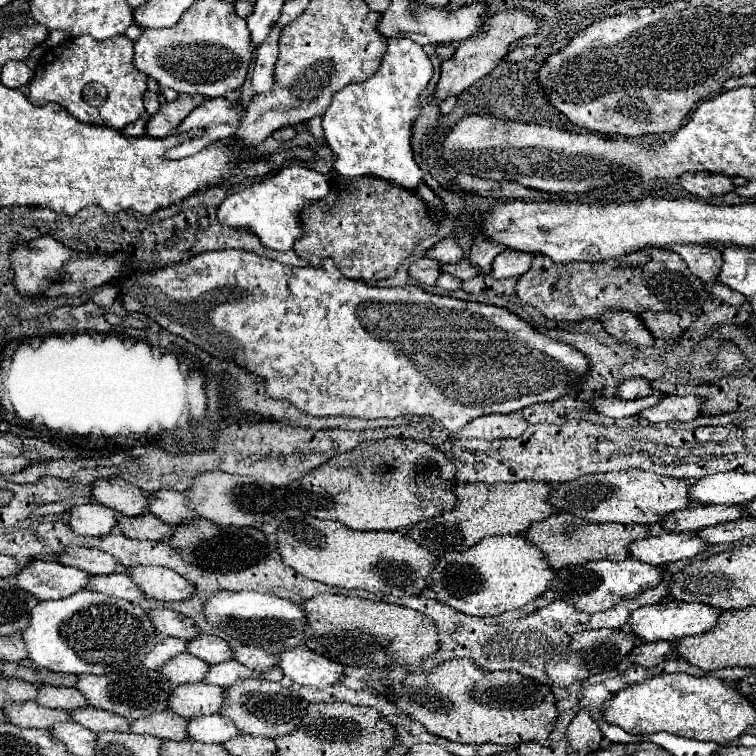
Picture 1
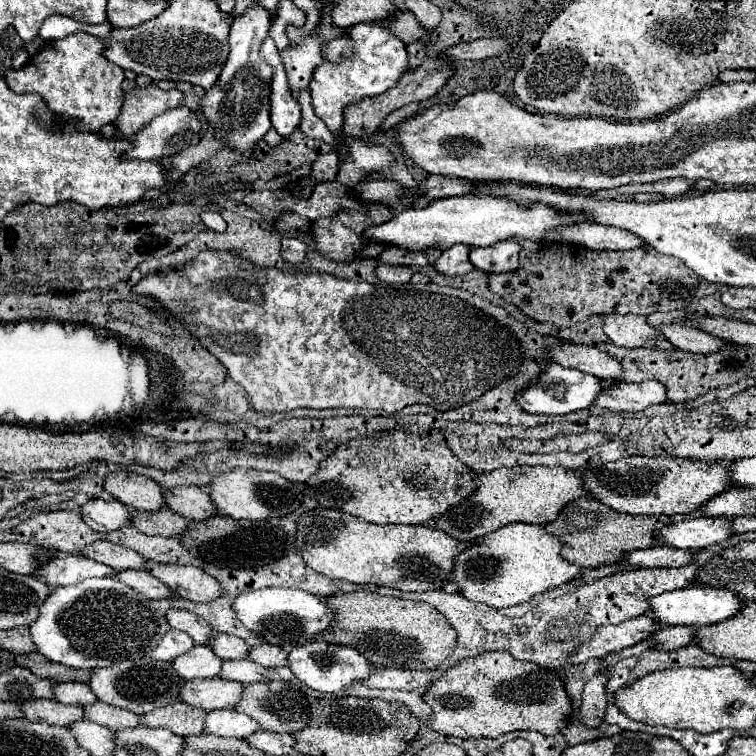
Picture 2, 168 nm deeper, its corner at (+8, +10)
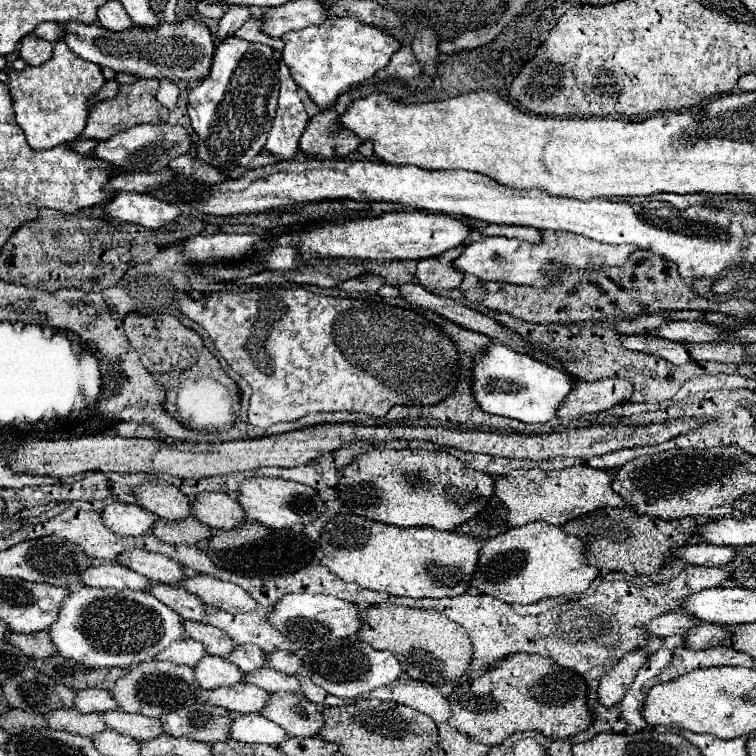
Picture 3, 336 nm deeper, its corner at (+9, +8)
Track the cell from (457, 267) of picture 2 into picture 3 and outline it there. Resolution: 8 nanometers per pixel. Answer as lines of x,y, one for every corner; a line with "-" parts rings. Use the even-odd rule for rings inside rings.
432,256
418,262
416,278
426,288
458,288
464,274
458,272
452,262
442,262
440,258

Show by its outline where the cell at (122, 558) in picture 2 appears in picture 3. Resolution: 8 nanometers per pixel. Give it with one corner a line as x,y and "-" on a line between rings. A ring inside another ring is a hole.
130,550
116,556
118,564
128,566
130,570
146,576
152,582
164,582
164,584
178,584
184,574
184,566
172,558
166,558
162,554
152,554
146,550

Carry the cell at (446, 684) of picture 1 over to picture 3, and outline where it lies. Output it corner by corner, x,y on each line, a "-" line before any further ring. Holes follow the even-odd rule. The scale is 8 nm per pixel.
536,654
506,656
496,666
486,670
482,676
458,684
454,692
448,696
448,702
454,704
450,726
482,744
502,744
510,734
520,730
538,730
548,740
558,740
574,736
592,724
592,714
586,708
586,682
576,672
566,670
554,664
554,660

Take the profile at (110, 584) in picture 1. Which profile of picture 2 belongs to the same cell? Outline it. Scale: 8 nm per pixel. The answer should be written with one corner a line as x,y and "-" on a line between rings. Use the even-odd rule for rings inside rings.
121,570
119,580
135,590
139,590
143,596
153,598
153,600
163,600
163,598
171,598
173,592
167,584
163,584
161,580
157,580
149,570

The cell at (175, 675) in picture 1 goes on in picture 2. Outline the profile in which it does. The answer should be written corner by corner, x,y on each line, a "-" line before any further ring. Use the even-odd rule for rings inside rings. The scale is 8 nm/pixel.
195,646
191,654
183,654
173,662
175,670
179,670
185,680
215,678
221,674
221,664
223,660
209,646

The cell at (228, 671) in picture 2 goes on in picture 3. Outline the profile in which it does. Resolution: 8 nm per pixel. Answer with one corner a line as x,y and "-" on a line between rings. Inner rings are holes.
260,668
260,672
244,674
244,682
250,682
266,692
300,692
300,684
294,676
276,672
272,668

